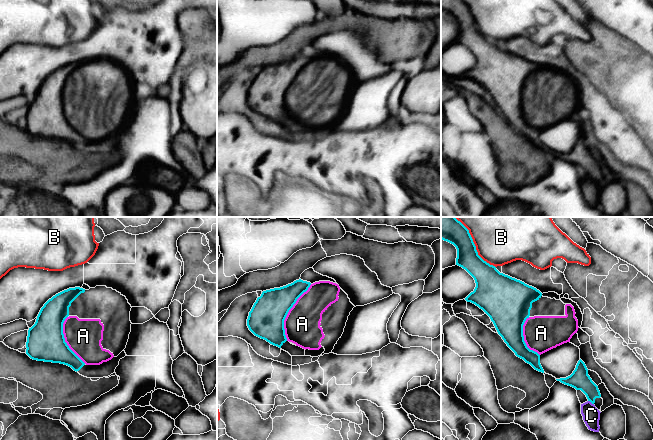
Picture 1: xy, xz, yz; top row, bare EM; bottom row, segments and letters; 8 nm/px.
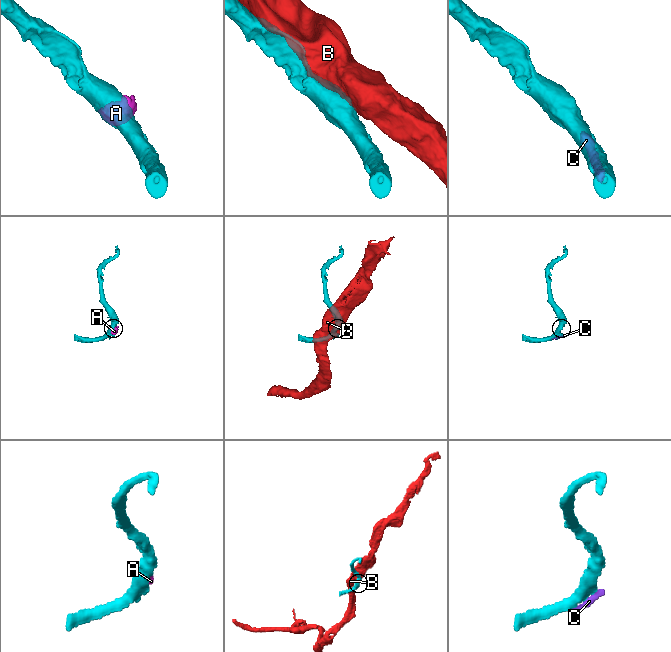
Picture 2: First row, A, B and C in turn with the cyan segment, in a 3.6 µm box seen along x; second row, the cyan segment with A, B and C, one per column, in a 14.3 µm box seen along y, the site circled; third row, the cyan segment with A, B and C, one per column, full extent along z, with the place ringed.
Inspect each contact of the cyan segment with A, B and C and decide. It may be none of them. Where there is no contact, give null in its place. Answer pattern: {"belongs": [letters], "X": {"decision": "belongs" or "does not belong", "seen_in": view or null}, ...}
{"belongs": ["A"], "A": {"decision": "belongs", "seen_in": "xz"}, "B": {"decision": "does not belong", "seen_in": "yz"}, "C": {"decision": "does not belong", "seen_in": "yz"}}

